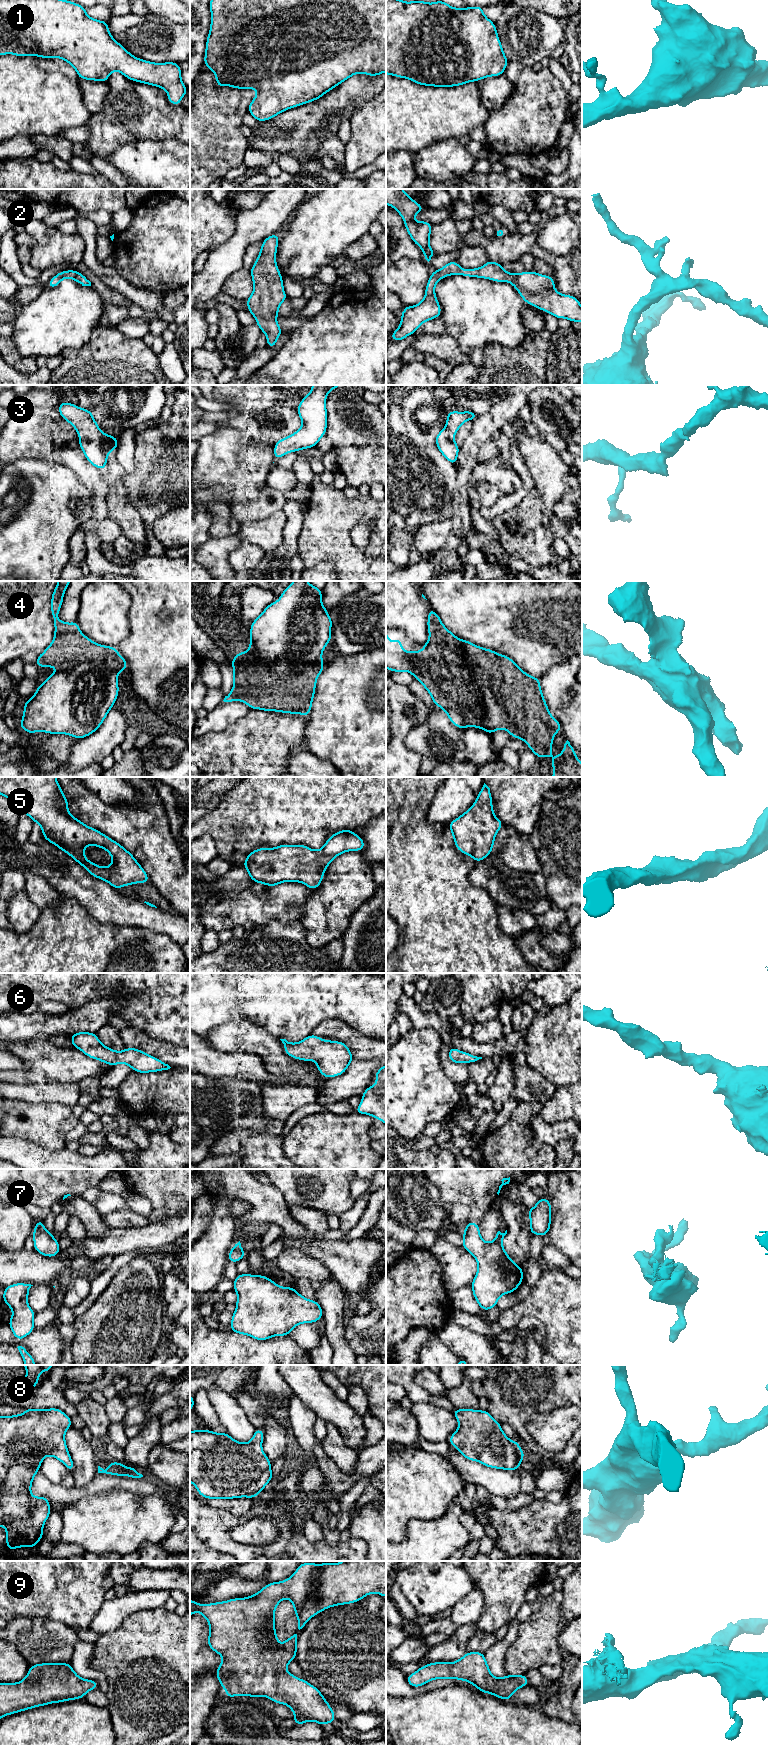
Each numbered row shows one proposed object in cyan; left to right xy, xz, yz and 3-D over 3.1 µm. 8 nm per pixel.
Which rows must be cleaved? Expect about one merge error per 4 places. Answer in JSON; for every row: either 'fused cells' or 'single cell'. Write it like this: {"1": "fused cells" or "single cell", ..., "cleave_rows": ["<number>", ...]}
{"1": "single cell", "2": "single cell", "3": "single cell", "4": "fused cells", "5": "fused cells", "6": "single cell", "7": "single cell", "8": "single cell", "9": "single cell", "cleave_rows": ["4", "5"]}

